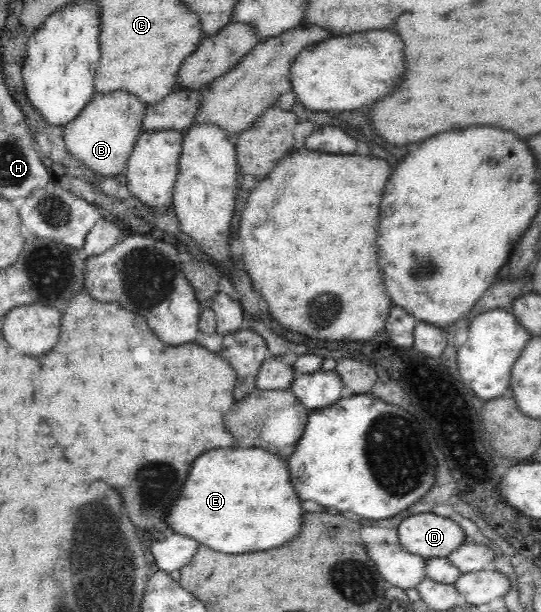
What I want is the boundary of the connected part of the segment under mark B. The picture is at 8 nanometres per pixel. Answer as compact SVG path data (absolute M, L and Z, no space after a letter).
M124 91L95 93L79 115L63 127L67 151L101 177L119 175L123 169L126 169L133 145L142 133L146 108L146 104L139 101L133 93Z

